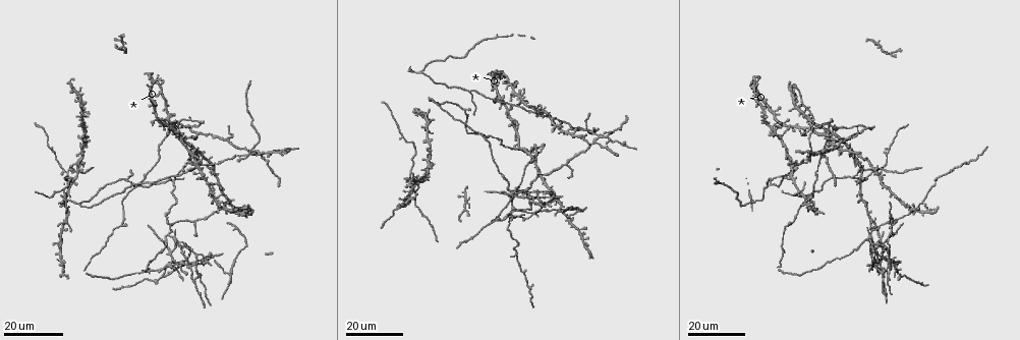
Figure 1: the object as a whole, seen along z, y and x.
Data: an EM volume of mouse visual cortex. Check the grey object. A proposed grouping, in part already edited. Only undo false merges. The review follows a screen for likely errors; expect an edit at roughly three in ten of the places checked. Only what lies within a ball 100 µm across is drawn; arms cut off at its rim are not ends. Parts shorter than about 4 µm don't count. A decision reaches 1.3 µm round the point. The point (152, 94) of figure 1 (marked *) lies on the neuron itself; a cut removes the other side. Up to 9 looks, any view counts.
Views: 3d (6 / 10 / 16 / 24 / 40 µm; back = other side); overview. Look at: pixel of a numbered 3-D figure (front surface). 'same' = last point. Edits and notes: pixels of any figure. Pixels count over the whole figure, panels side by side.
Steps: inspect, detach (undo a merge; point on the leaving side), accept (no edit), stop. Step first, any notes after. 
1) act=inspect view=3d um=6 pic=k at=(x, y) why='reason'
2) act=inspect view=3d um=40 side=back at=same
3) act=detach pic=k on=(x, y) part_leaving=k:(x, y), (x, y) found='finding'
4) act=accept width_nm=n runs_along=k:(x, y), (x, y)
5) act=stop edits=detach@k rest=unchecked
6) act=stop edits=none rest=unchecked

act=inspect view=3d um=16 pic=1 at=(244, 155) why='side arm on a straight run'

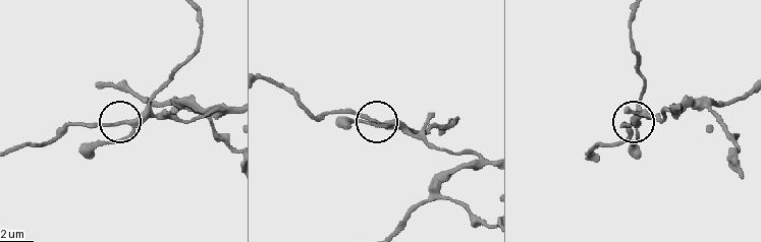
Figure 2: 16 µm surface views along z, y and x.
act=inspect view=3d um=6 pic=2 at=(127, 120)

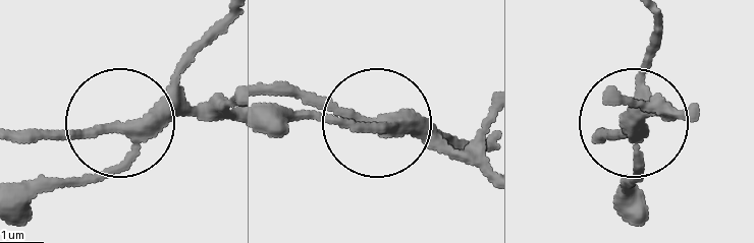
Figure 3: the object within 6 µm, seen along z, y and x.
act=accept runs_along=3:(272, 89), (415, 123), (477, 156) found='continuous, no second neuron'

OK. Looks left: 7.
act=inspect view=3d um=16 pic=1 at=(264, 153)

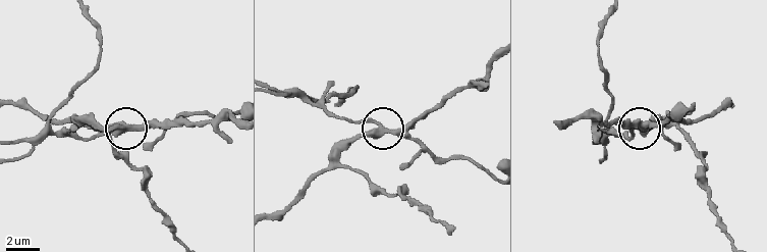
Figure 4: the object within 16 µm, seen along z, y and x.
act=inspect view=3d um=10 pic=4 at=(382, 131) why='zoom in'

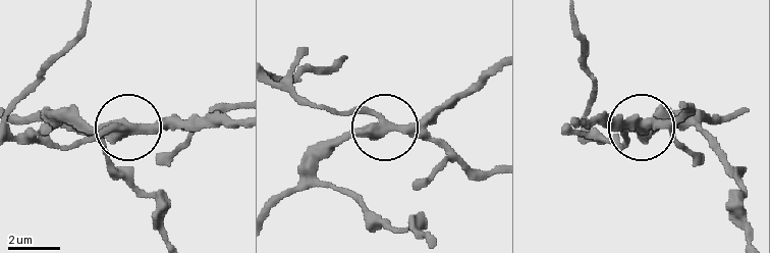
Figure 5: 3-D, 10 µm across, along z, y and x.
act=detach pic=5 on=(356, 130) arms=3 part_leaving=5:(392, 124), (355, 129), (316, 170), (395, 228), (423, 237) found='two neurons meet here'

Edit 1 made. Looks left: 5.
act=inspect view=overview

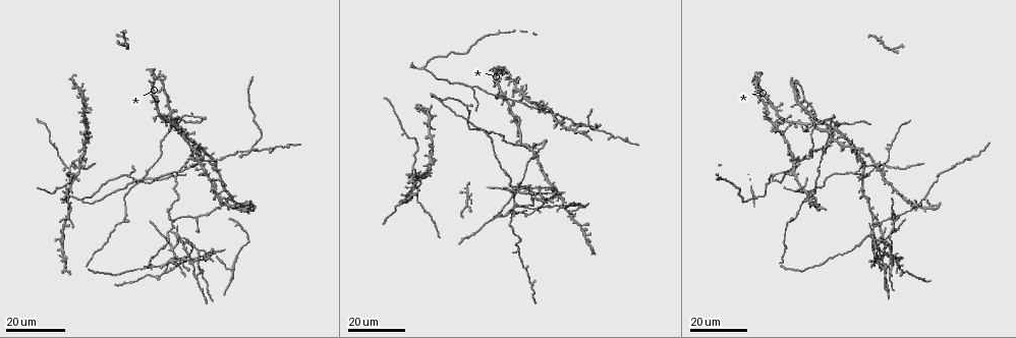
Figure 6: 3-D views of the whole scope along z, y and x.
act=inspect view=3d um=24 pic=6 at=(170, 229) why='three-way junction'

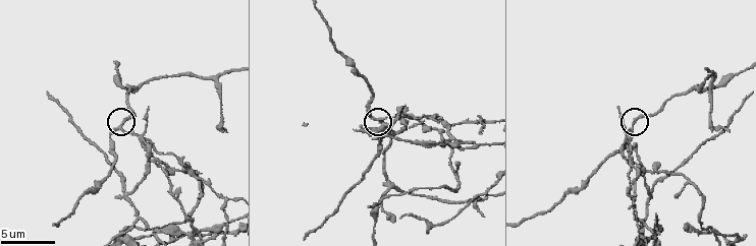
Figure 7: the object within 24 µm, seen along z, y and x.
act=inspect view=3d um=10 pic=7 at=(378, 118) why='closer look'

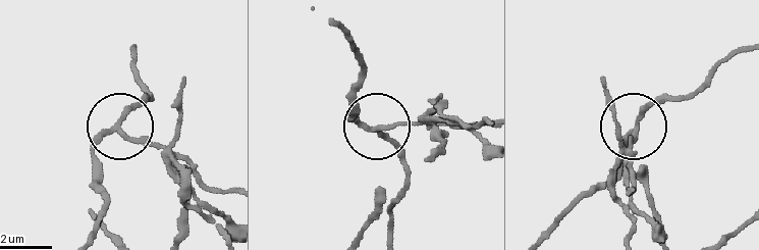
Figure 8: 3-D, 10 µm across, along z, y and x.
act=detach pic=8 on=(154, 143) width_nm=170 part_leaving=8:(118, 131), (156, 151), (221, 237) found='two neurons meet here'

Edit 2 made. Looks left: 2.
act=stop edits=detach@5,detach@8 rest=unchecked

